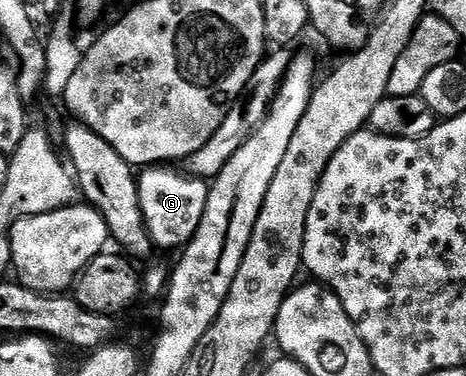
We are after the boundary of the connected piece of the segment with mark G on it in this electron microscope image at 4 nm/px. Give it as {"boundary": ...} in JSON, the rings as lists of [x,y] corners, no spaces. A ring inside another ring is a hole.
{"boundary":[[[155,165],[138,176],[141,211],[148,237],[156,248],[164,247],[171,251],[186,247],[187,242],[197,233],[201,217],[207,204],[208,184],[194,178],[182,170],[170,171],[170,166]],[[143,175],[143,176],[142,176]]]}

